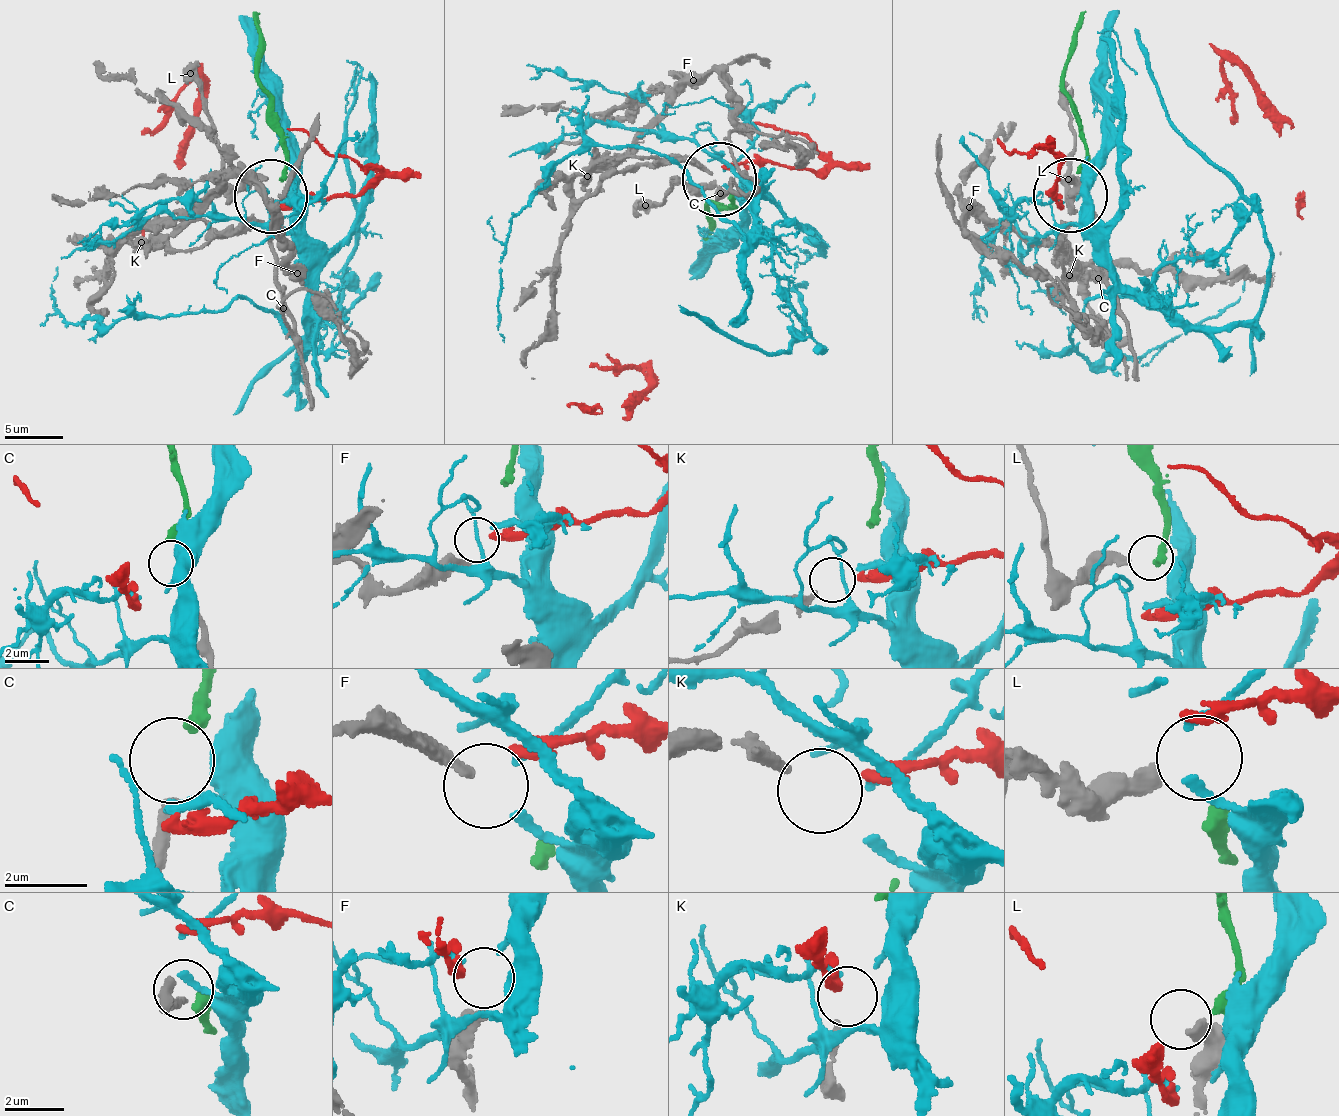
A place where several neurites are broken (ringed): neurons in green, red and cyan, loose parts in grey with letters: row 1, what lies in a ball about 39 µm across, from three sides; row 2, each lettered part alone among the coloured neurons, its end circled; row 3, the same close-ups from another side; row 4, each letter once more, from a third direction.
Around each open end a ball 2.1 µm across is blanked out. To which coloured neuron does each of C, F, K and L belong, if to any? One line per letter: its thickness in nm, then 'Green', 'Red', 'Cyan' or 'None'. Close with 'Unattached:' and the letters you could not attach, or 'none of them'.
C: Thickness 240 nm. Green
F: Thickness 280 nm. None
K: Thickness 240 nm. Red
L: Thickness 360 nm. None
Unattached: F, L

